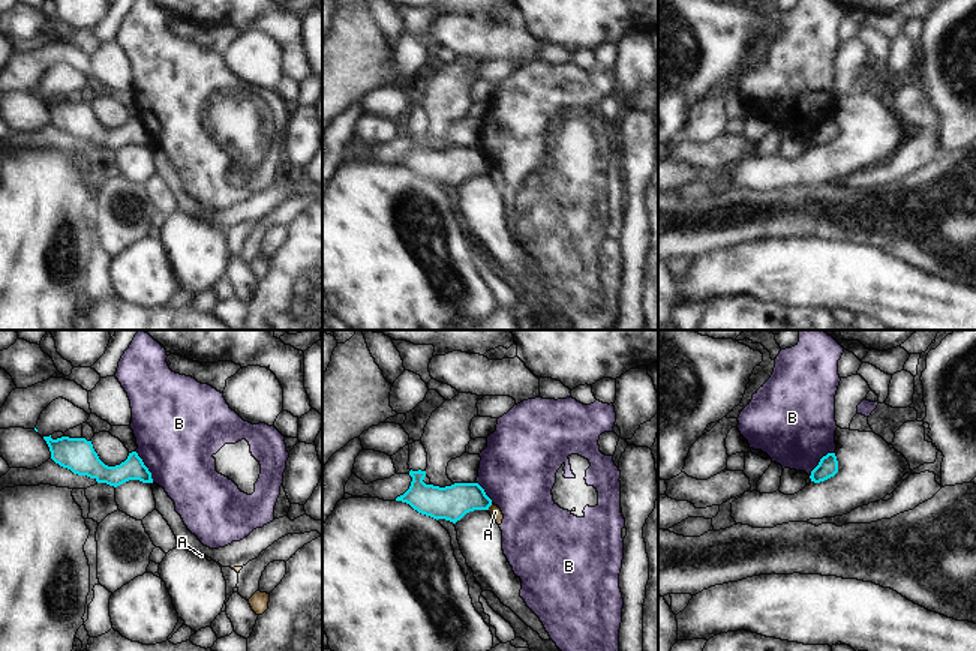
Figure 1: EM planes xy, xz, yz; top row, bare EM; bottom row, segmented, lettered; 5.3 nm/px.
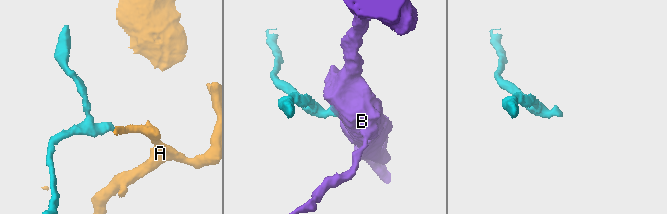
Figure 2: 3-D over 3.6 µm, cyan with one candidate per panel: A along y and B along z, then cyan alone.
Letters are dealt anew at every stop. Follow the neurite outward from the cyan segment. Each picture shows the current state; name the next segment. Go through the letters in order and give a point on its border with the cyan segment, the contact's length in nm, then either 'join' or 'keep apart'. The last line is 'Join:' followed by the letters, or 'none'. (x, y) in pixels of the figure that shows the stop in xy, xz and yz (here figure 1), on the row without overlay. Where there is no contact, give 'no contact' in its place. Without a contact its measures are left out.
A: xz (489, 170) | 50 nm | keep apart
B: xy (146, 131) | 190 nm | keep apart
Join: none

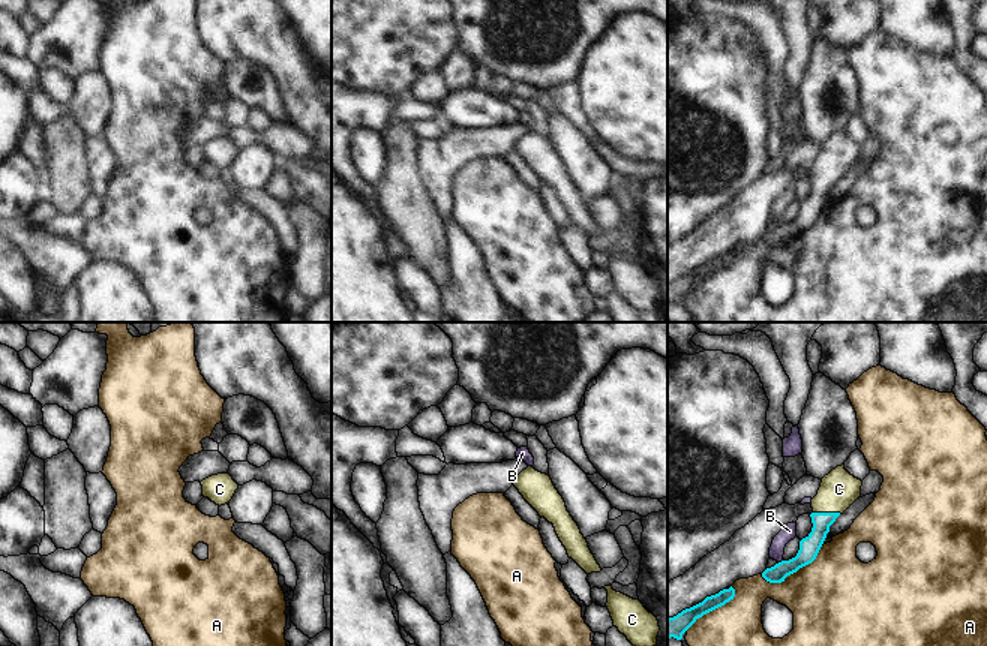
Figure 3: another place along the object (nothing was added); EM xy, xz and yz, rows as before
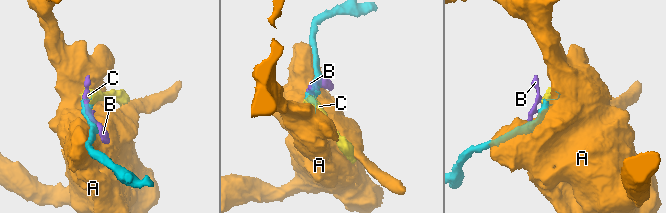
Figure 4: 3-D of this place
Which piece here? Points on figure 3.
A: yz (794, 236) | 380 nm | keep apart
B: yz (782, 225) | 30 nm | keep apart
C: yz (827, 177) | 150 nm | join
Join: C

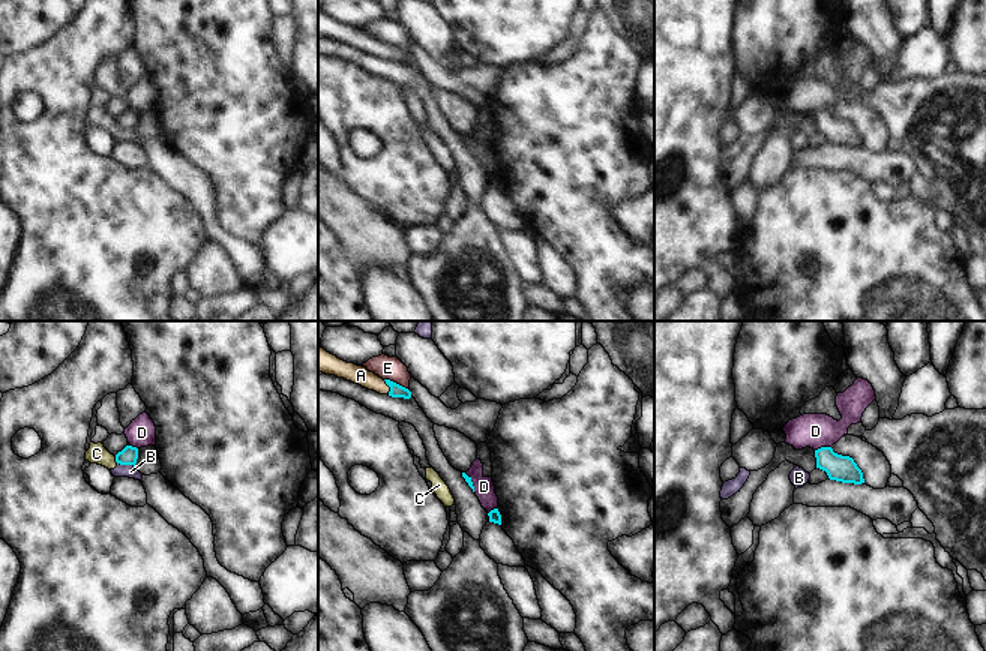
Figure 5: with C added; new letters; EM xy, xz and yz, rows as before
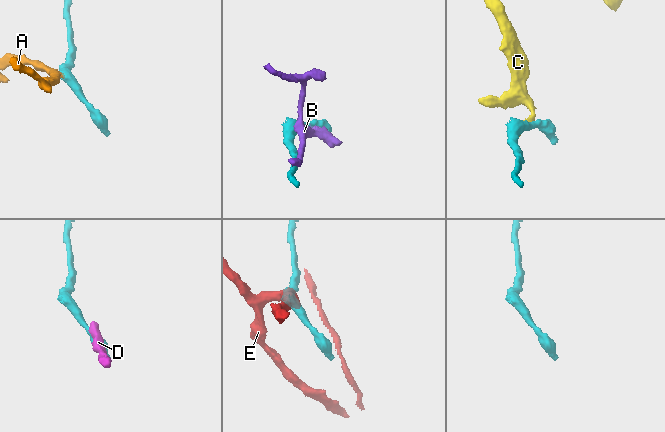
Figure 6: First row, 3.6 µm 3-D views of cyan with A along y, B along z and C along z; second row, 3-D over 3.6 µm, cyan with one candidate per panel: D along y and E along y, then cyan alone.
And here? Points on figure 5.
A: xz (389, 50) | 90 nm | join
B: xy (126, 128) | 100 nm | keep apart
C: xy (116, 123) | 40 nm | keep apart
D: yz (823, 111) | 90 nm | keep apart
E: xz (395, 47) | 150 nm | keep apart
Join: A

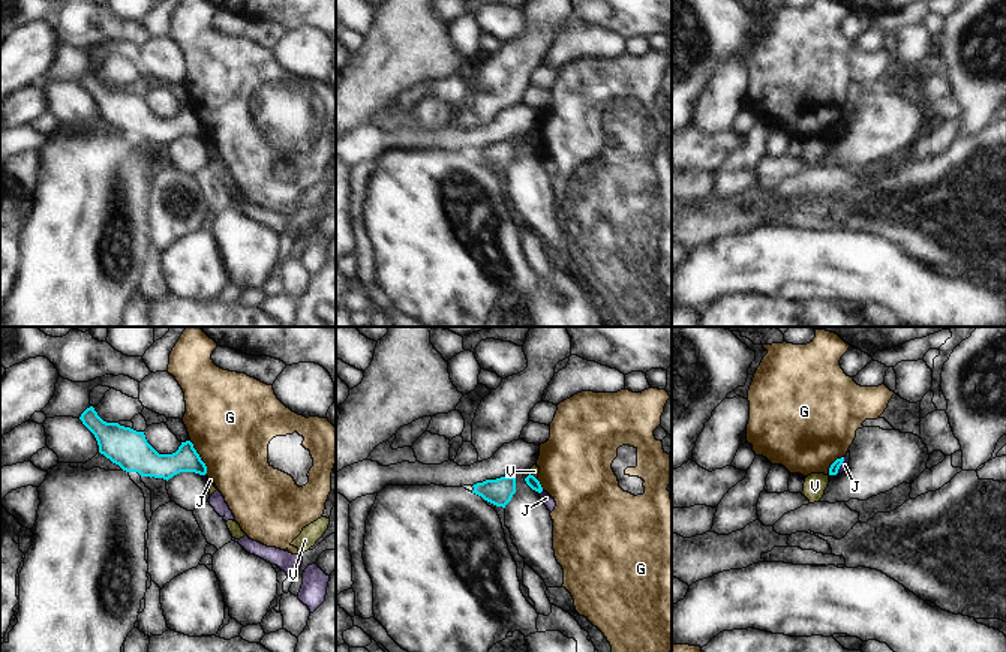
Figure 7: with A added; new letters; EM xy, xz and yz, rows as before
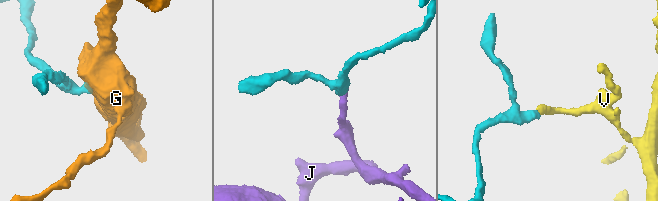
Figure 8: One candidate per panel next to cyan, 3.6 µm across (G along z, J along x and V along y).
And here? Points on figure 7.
G: xy (200, 122) | 220 nm | keep apart
J: yz (841, 128) | 100 nm | keep apart
V: xz (532, 140) | 50 nm | keep apart
Join: none

